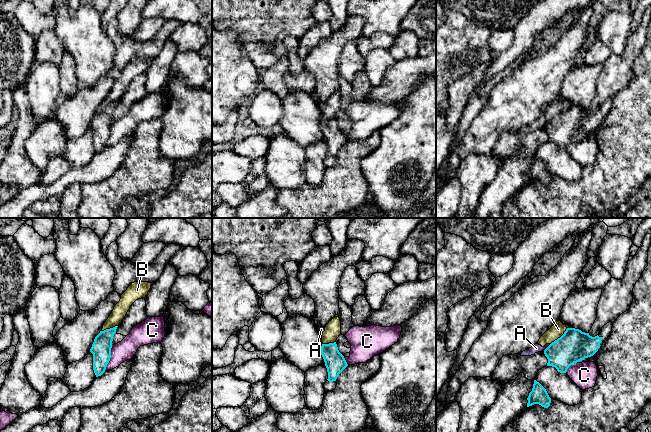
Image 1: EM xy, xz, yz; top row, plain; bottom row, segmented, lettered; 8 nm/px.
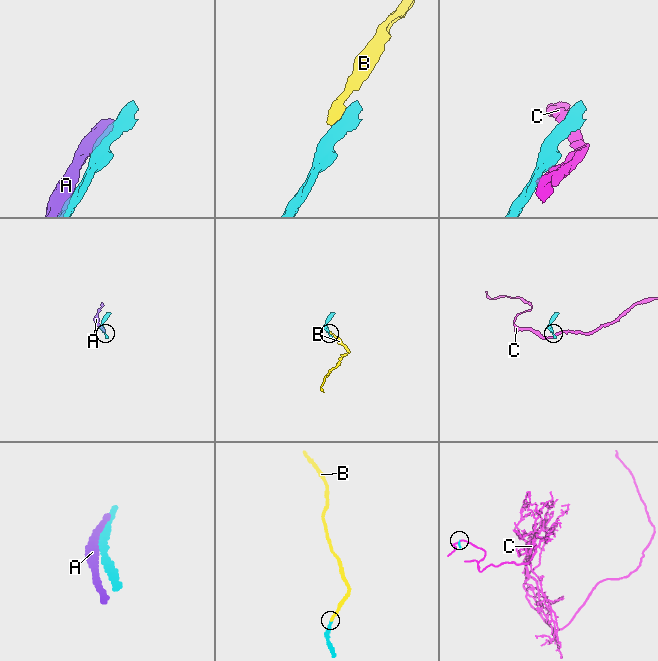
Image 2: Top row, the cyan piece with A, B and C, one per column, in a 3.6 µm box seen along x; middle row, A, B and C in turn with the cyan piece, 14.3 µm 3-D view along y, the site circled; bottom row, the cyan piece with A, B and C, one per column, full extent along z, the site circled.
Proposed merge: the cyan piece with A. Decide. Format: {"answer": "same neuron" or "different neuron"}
{"answer": "different neuron"}

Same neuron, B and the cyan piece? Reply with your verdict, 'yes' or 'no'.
no

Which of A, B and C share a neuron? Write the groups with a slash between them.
A B / C

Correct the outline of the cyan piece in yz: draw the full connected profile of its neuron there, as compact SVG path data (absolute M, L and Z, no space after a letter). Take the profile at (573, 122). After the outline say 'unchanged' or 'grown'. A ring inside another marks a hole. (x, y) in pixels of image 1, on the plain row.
M612 98L607 99L595 113L579 105L567 104L560 114L544 126L548 135L547 142L555 143L560 149L566 149L571 141L593 132L598 127L611 110L612 102Z; grown

